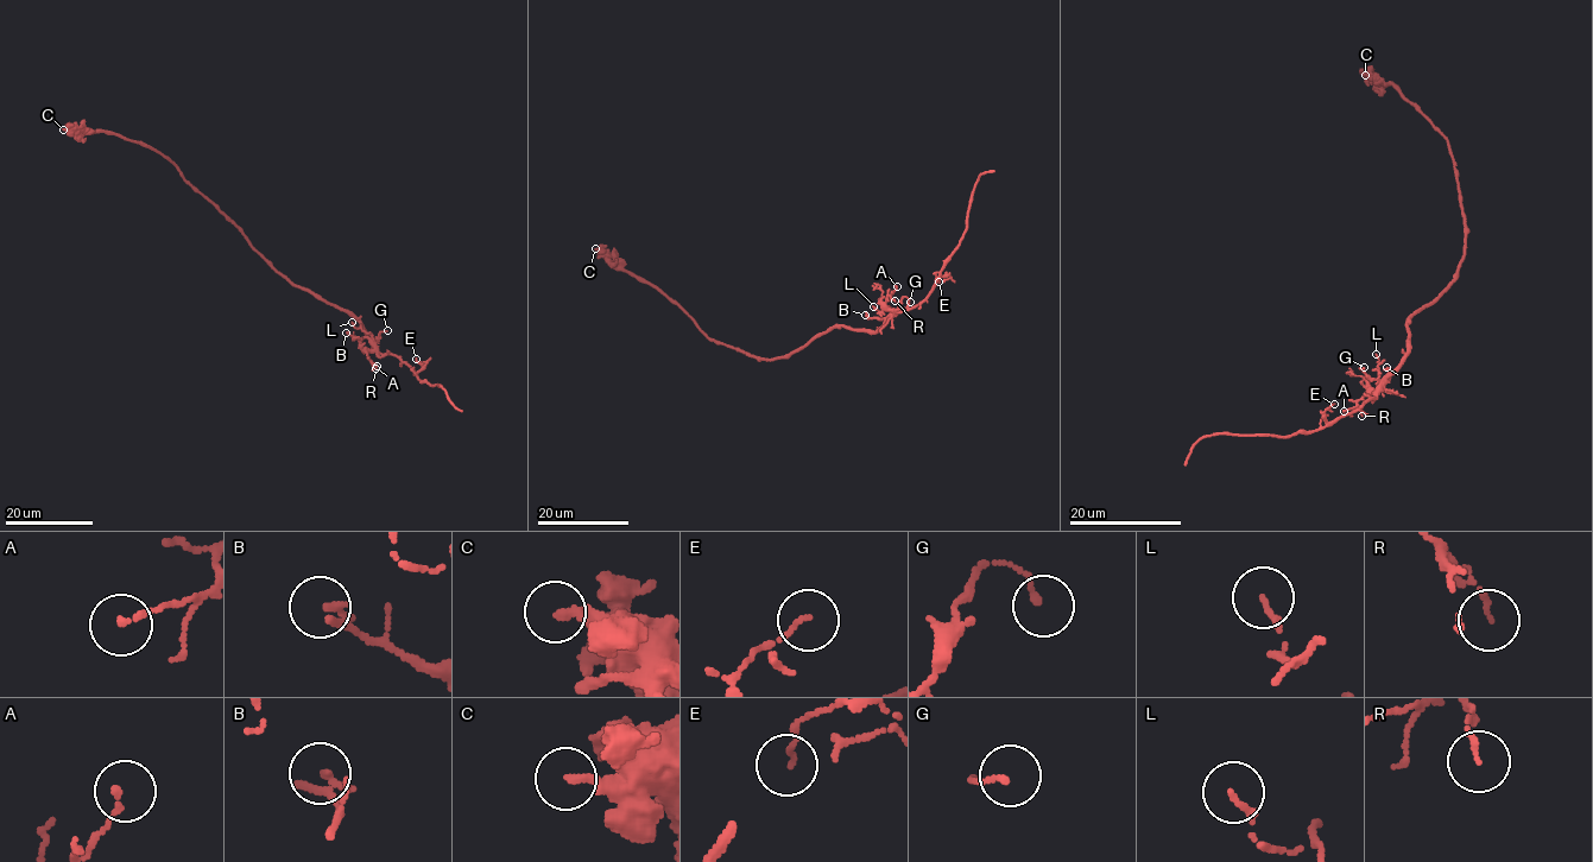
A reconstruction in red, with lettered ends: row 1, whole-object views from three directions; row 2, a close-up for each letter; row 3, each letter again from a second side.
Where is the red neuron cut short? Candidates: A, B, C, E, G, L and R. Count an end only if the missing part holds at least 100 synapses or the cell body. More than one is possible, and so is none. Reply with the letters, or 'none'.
none

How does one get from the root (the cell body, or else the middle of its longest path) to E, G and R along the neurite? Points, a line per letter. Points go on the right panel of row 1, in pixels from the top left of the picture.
E: (1426, 305), (1407, 323), (1407, 355), (1377, 395), (1328, 422), (1325, 410), (1334, 404)
G: (1426, 305), (1407, 323), (1407, 355), (1402, 362), (1382, 380), (1370, 378), (1359, 368), (1364, 367)
R: (1426, 305), (1407, 323), (1407, 355), (1402, 363), (1373, 392), (1366, 393), (1357, 401), (1361, 416)

